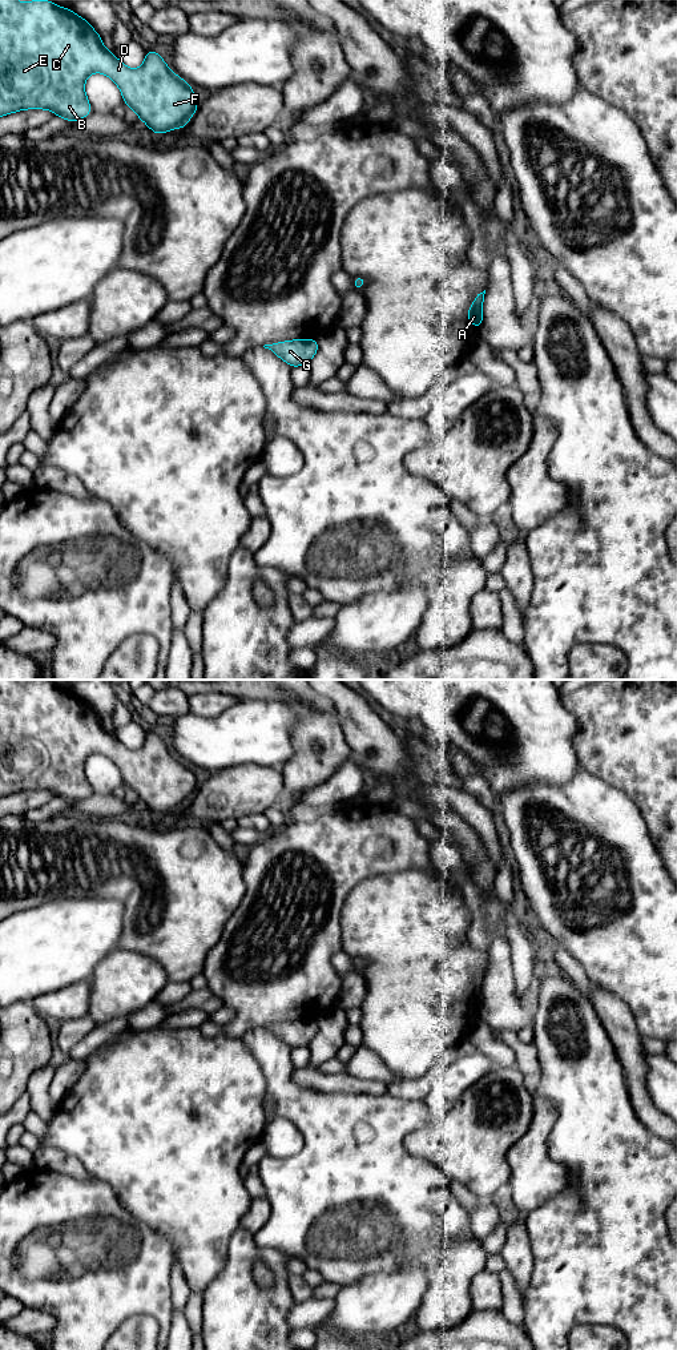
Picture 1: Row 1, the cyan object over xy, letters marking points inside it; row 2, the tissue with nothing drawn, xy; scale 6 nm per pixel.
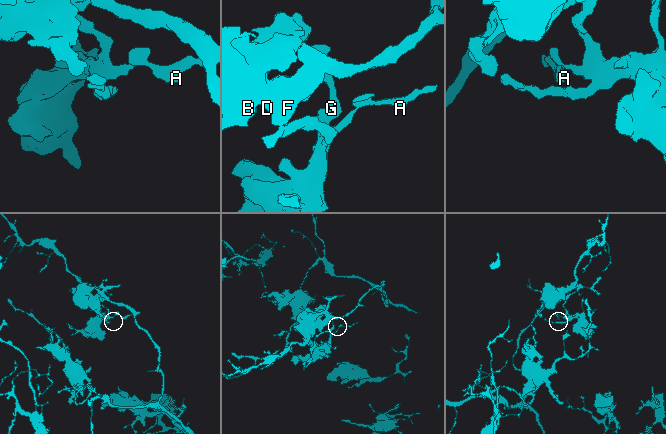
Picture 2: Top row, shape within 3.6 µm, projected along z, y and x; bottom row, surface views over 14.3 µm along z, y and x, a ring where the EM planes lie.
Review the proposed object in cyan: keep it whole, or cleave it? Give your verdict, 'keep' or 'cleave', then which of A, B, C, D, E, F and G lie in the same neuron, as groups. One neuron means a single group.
keep; groups A B C D E F G

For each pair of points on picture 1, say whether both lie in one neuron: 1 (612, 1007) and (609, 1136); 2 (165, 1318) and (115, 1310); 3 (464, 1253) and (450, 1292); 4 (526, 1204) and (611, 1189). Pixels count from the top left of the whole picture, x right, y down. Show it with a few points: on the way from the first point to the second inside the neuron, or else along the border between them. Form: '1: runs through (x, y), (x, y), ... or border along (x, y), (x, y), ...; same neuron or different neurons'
1: border along (596, 1014), (623, 1071); different neurons
2: runs through (153, 1306), (127, 1306); same neuron
3: runs through (460, 1262), (451, 1282); same neuron
4: border along (568, 1179), (563, 1189), (524, 1216); different neurons

